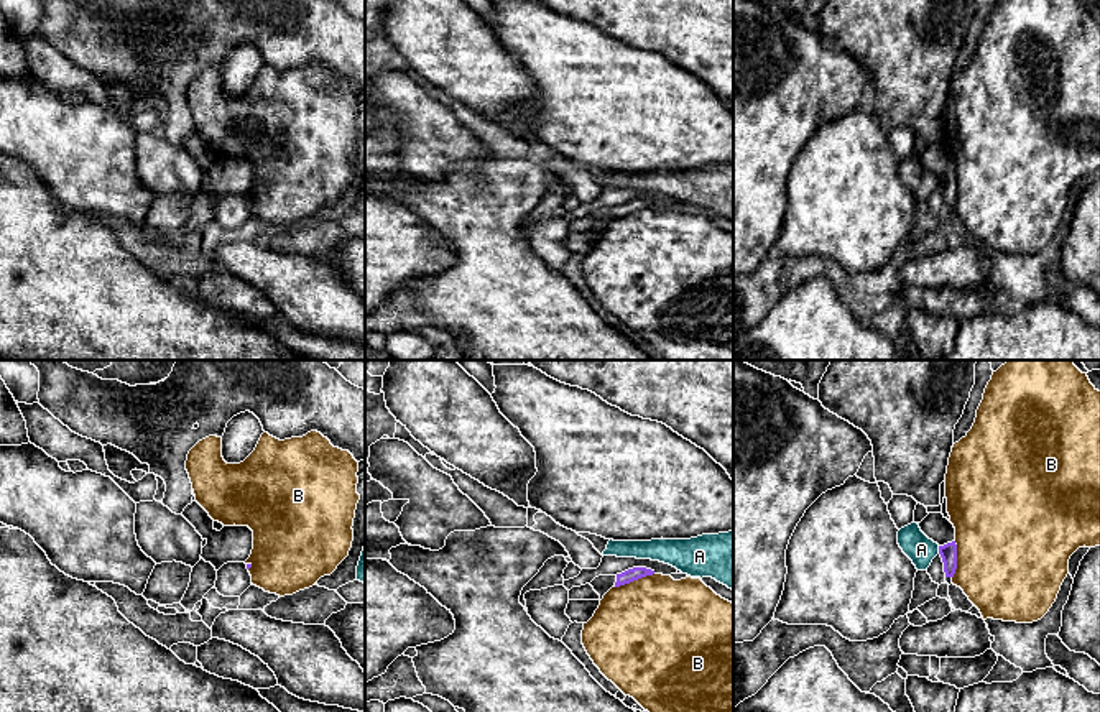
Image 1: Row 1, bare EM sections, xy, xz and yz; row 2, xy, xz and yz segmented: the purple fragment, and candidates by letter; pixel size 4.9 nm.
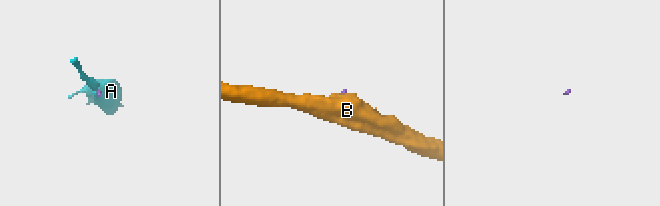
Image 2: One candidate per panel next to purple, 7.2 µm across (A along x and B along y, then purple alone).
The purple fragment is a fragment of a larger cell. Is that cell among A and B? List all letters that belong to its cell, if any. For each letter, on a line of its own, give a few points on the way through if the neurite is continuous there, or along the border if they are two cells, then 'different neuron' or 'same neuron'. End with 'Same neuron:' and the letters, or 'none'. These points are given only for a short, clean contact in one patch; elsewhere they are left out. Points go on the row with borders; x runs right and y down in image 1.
A: border along yz (938, 546), (939, 553); different neuron
B: border along xz (653, 573), (615, 587); different neuron
Same neuron: none

